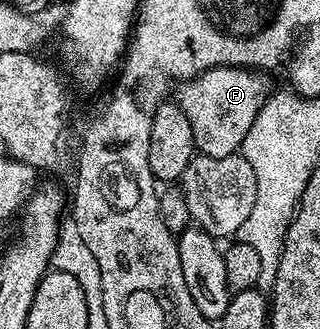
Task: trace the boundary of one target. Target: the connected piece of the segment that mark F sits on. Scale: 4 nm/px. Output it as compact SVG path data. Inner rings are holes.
M214 67L201 73L195 79L188 79L177 96L177 102L185 117L189 119L189 126L193 129L195 149L198 154L213 158L229 157L242 148L245 133L249 133L249 125L257 121L257 113L263 107L265 92L263 92L262 74L241 67Z

